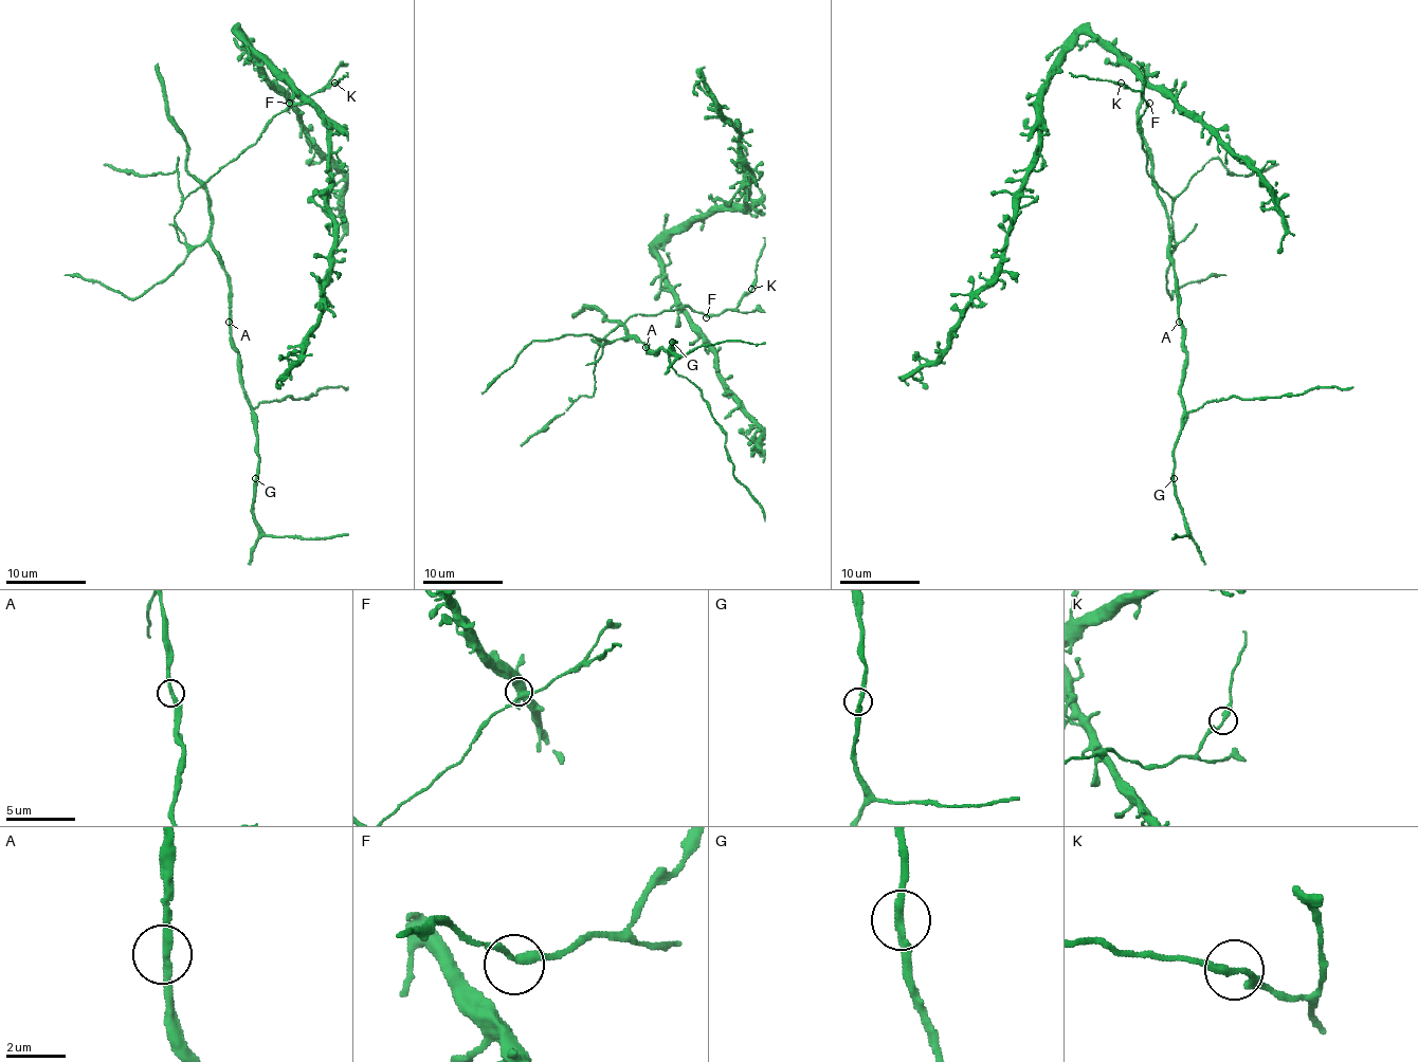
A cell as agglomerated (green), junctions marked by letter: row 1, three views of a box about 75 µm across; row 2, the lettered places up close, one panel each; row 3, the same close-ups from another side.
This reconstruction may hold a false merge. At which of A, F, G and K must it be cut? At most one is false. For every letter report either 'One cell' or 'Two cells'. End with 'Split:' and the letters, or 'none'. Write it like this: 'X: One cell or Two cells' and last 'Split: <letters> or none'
A: One cell
F: One cell
G: One cell
K: One cell
Split: none

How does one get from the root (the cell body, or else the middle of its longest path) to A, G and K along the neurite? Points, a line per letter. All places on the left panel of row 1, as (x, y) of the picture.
A: (287, 107), (267, 123), (267, 129), (253, 145), (229, 161), (206, 183), (211, 248), (229, 284), (229, 322)
G: (287, 107), (206, 183), (211, 248), (229, 284), (231, 346), (238, 355), (258, 451), (255, 478)
K: (287, 107), (303, 103), (335, 83)

